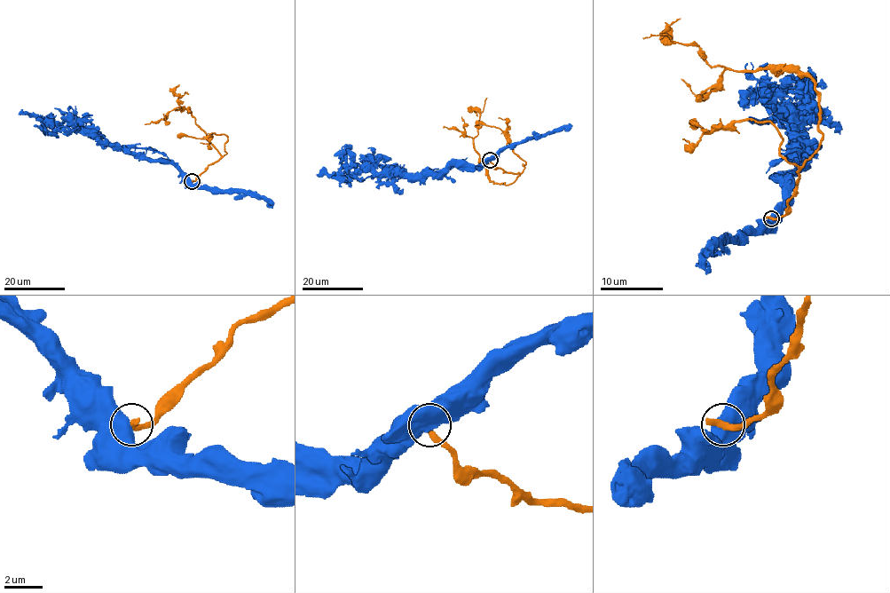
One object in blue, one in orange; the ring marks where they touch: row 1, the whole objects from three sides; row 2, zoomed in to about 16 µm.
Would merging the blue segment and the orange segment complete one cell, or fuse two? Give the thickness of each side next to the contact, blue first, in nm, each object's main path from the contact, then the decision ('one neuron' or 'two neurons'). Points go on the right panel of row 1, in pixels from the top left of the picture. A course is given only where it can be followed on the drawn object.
900 nm thick on the blue side, 440 nm on the other; blue runs (772, 218), (783, 201), (781, 177), (801, 146), (797, 116), (791, 118), (800, 98), (787, 90), (800, 78); orange runs (772, 218), (786, 212), (822, 138), (815, 84), (781, 69), (711, 66), (699, 47), (668, 41), (681, 19); two neurons

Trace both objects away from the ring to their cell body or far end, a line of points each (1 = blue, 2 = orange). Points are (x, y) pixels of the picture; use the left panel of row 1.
1: (192, 181), (170, 163), (149, 162), (117, 146), (104, 146), (93, 135), (66, 132), (47, 120), (18, 114)
2: (192, 181), (221, 156), (193, 116), (186, 109), (176, 109), (180, 107), (182, 96), (174, 90), (179, 84)

